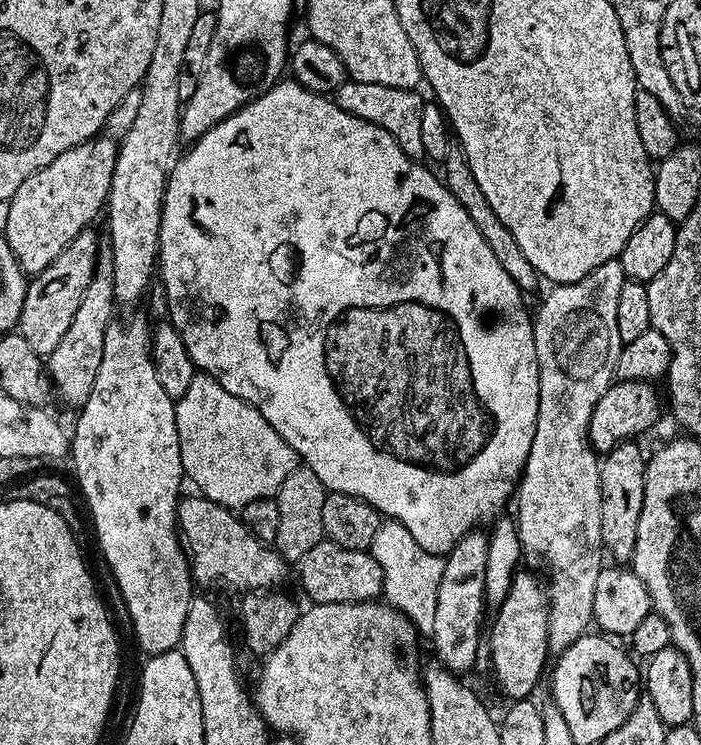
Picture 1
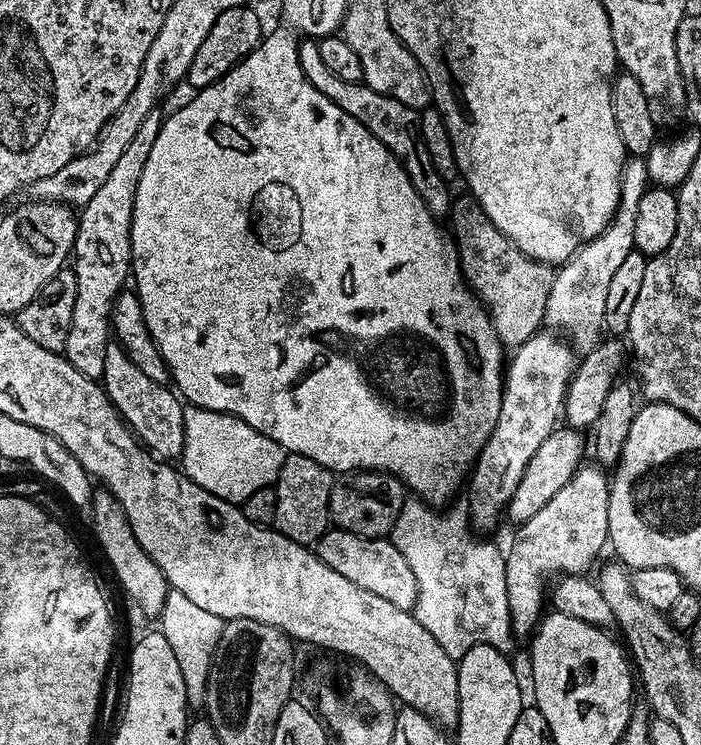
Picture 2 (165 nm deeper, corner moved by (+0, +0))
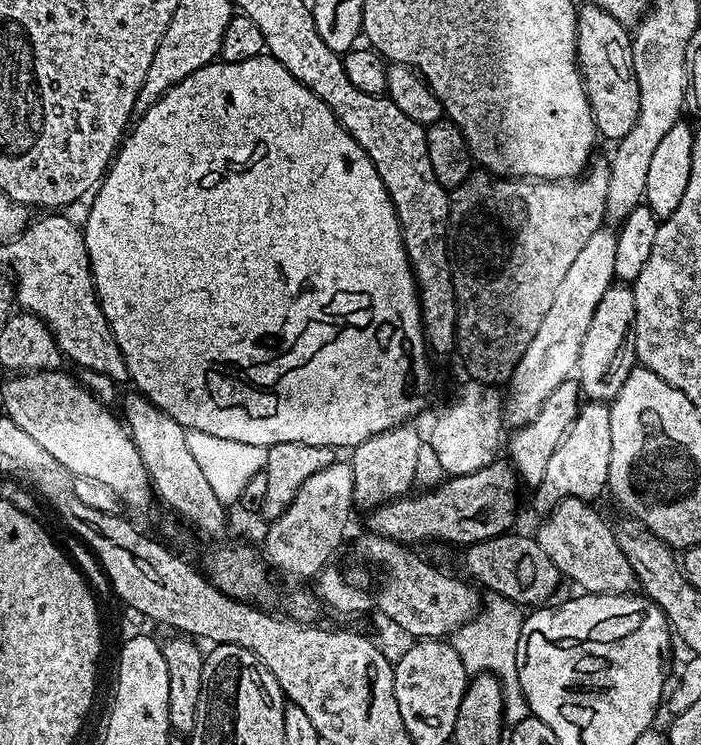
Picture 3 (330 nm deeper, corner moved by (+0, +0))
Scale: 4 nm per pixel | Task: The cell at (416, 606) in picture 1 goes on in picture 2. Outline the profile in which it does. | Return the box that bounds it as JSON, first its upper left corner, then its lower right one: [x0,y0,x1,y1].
[388,498,514,661]

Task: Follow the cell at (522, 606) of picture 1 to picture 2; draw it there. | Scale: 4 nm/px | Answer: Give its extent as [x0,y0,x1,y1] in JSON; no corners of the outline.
[506,466,610,638]

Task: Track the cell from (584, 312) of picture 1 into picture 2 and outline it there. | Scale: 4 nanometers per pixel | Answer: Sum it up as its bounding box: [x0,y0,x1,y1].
[544,158,649,353]

